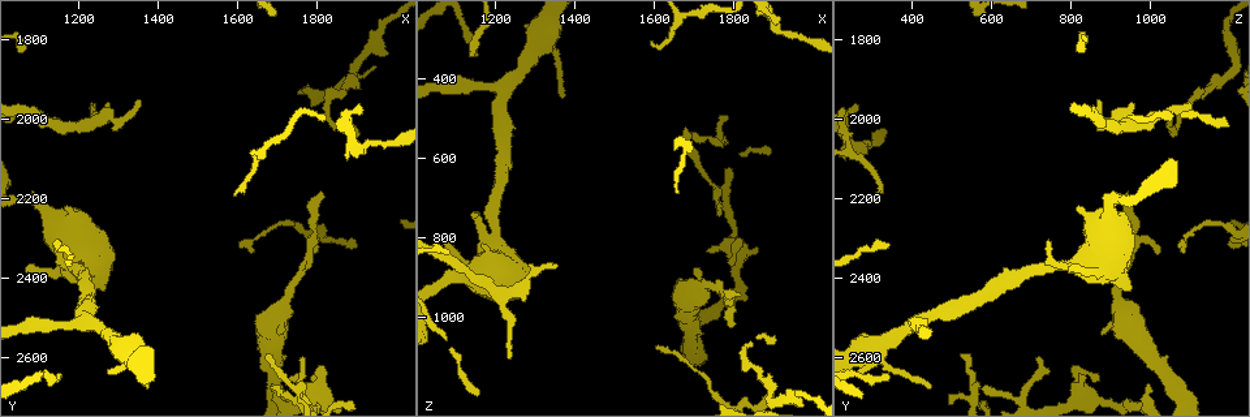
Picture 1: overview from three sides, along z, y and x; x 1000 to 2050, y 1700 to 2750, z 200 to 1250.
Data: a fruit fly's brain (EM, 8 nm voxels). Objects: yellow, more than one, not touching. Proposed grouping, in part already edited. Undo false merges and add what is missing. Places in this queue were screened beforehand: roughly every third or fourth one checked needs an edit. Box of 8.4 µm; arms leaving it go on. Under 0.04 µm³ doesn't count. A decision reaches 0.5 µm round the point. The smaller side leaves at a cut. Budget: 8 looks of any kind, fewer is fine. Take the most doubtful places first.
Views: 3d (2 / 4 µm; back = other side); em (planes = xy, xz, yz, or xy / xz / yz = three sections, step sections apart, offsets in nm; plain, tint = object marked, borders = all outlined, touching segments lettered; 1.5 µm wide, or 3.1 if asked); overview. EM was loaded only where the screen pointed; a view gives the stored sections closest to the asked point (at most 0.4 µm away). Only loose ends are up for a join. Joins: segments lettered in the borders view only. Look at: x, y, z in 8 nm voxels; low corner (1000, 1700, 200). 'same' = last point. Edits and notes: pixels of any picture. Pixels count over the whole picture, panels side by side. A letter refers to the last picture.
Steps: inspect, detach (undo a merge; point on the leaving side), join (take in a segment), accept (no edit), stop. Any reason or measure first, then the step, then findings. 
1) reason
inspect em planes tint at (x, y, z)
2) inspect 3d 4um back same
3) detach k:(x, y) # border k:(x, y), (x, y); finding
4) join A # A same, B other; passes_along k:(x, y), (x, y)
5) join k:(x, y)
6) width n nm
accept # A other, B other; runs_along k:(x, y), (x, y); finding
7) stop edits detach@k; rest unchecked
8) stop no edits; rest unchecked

free end
inspect 3d 4um at (1695, 2670, 990)

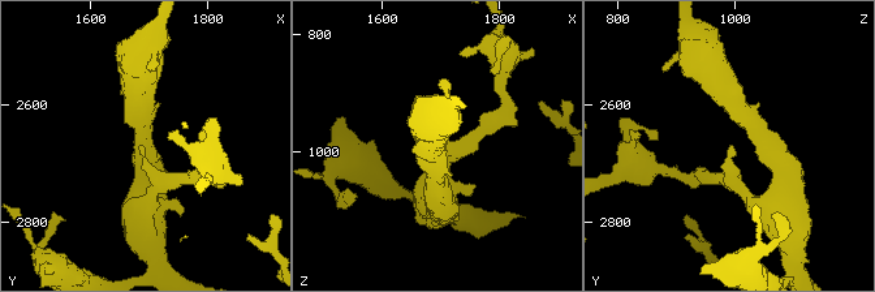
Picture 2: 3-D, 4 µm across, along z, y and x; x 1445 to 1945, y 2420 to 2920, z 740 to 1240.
shape alone is not enough
inspect em planes borders at (1685, 2670, 985)

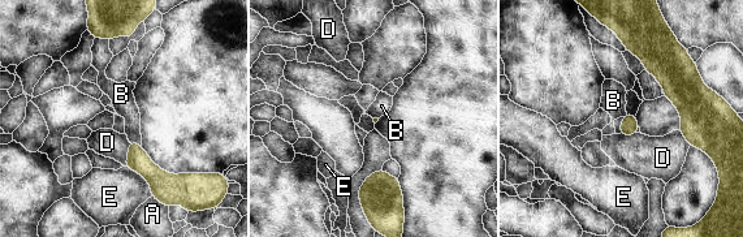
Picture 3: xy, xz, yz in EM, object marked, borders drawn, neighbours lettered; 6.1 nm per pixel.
accept # A other, B other, D other, E other; no lettered segment goes on from it

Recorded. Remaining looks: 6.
thick turns thin
inspect 3d 4um back at (1200, 2360, 825)

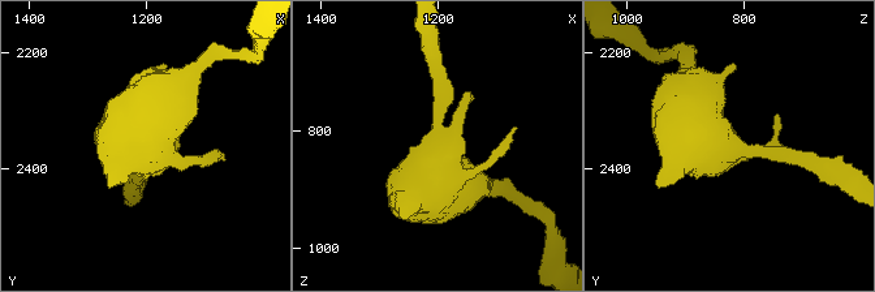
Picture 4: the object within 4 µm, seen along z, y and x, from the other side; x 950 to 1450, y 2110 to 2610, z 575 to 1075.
need the tissue
inspect em planes tint at (1195, 2365, 835)

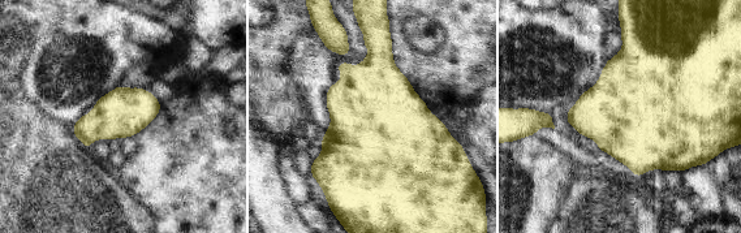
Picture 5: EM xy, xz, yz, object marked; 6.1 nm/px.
see the neighbours
inspect em planes borders same

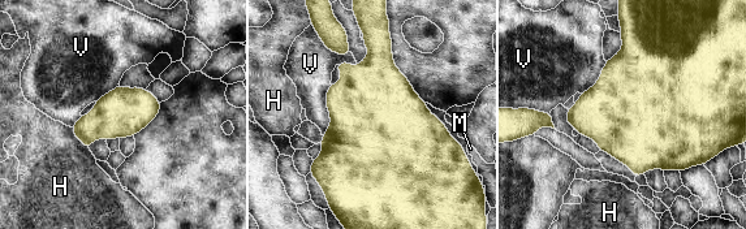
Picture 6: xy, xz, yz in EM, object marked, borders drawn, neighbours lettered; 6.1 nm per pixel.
accept # H other, M other, V other; border 6:(331, 85), (331, 124), (323, 135); one cell here

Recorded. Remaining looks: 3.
thin end
inspect em xy step 8 borders at (1365, 2680, 440)

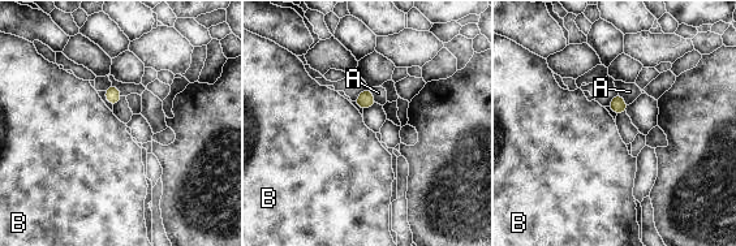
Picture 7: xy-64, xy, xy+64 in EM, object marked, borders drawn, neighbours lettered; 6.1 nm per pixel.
another direction
inspect em planes borders same

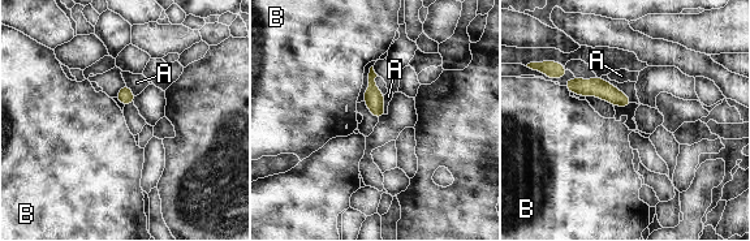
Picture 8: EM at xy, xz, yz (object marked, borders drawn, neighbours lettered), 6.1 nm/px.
longest_contact A 120 nm
accept # A other, B other; runs_along 8:(569, 85), (597, 86), (626, 103); none of them fits

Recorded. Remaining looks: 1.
stop no edits; rest unchecked

